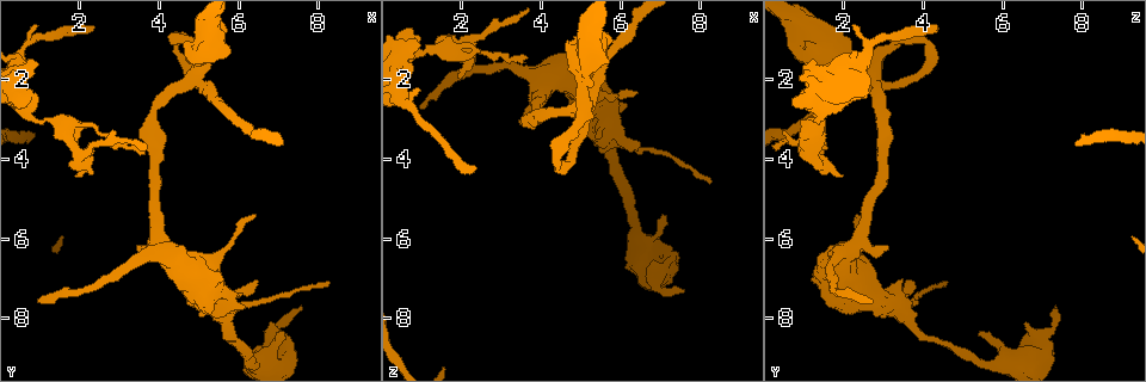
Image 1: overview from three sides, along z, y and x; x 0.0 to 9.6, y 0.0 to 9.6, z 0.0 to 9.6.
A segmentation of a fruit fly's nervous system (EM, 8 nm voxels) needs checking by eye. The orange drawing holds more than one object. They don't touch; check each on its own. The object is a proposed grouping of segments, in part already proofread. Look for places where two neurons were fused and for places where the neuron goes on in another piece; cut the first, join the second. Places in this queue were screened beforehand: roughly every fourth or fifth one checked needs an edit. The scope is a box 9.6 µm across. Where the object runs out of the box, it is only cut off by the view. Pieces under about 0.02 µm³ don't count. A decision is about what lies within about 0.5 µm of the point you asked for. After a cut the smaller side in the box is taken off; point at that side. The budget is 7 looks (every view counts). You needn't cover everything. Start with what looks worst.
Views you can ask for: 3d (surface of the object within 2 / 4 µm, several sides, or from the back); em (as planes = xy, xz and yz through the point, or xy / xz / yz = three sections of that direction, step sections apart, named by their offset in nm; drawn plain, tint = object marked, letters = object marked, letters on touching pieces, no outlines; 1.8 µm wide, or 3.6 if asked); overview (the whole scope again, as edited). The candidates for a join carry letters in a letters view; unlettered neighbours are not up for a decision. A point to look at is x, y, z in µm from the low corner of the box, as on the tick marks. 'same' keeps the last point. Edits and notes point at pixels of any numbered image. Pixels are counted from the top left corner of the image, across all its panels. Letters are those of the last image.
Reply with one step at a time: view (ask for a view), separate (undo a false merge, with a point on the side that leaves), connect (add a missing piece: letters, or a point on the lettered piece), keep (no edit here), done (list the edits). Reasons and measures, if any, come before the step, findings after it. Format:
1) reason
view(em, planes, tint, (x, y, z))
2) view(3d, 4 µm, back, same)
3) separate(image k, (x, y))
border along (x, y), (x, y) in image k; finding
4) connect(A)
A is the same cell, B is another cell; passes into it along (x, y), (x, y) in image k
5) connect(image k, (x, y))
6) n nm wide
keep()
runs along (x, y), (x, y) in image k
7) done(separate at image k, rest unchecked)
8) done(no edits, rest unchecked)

four or more arms meet
view(3d, 4 µm, (4.90, 2.05, 2.80))

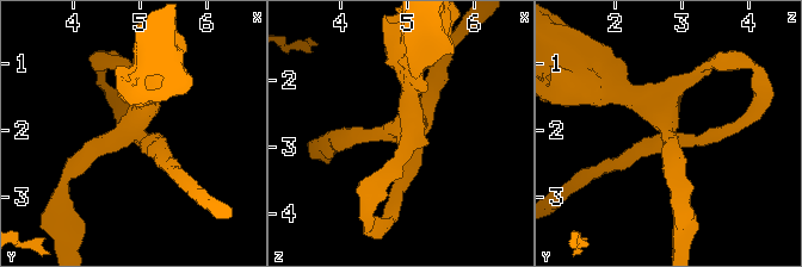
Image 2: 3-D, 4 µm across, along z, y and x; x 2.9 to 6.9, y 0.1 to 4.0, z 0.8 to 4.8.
shape alone is not enough
view(em, planes, letters, (4.95, 2.00, 2.80))

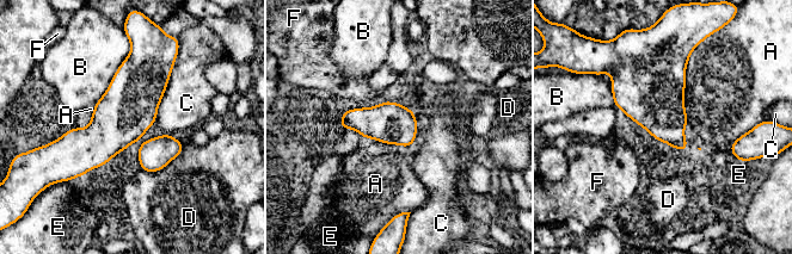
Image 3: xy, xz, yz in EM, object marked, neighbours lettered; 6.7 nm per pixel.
keep()
A, B, C, D, E and F are other cells; border along (694, 49), (686, 69), (687, 122) in image 3; all the same neuron

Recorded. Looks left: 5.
view(3d, 4 µm, (2.40, 0.70, 4.25))

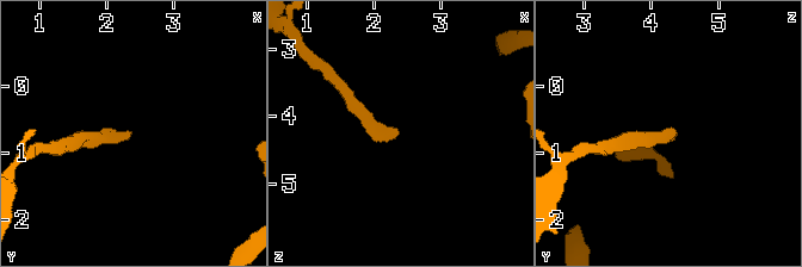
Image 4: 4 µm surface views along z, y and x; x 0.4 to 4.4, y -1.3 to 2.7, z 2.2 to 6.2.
view(em, xz, step 16, letters, (2.40, 0.65, 4.25))

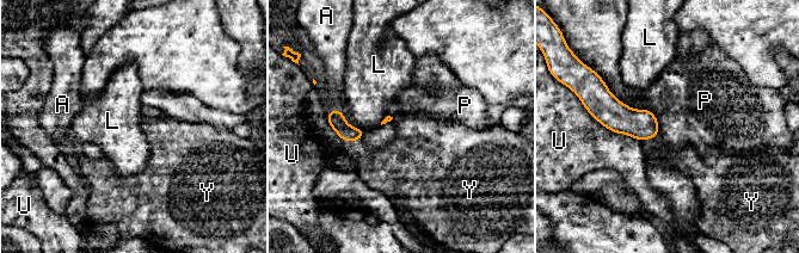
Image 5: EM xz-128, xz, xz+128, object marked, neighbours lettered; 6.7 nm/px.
connect(image 5, (375, 167))
Y is the same cell, A, L, P and U are other cells; it goes on there

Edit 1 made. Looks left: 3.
thick turns thin
view(em, planes, letters, (4.15, 6.20, 2.25))

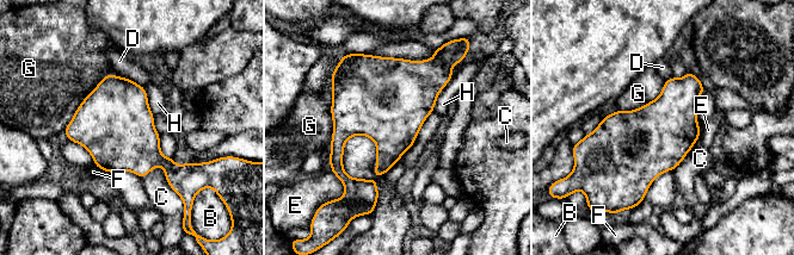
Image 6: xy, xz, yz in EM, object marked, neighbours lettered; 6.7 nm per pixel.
keep()
B, C, D, E, F, G and H are other cells; border along (454, 76), (442, 88), (432, 111) in image 6; continuous, no second neuron

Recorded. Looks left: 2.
done(connect at image 5, rest unchecked)

